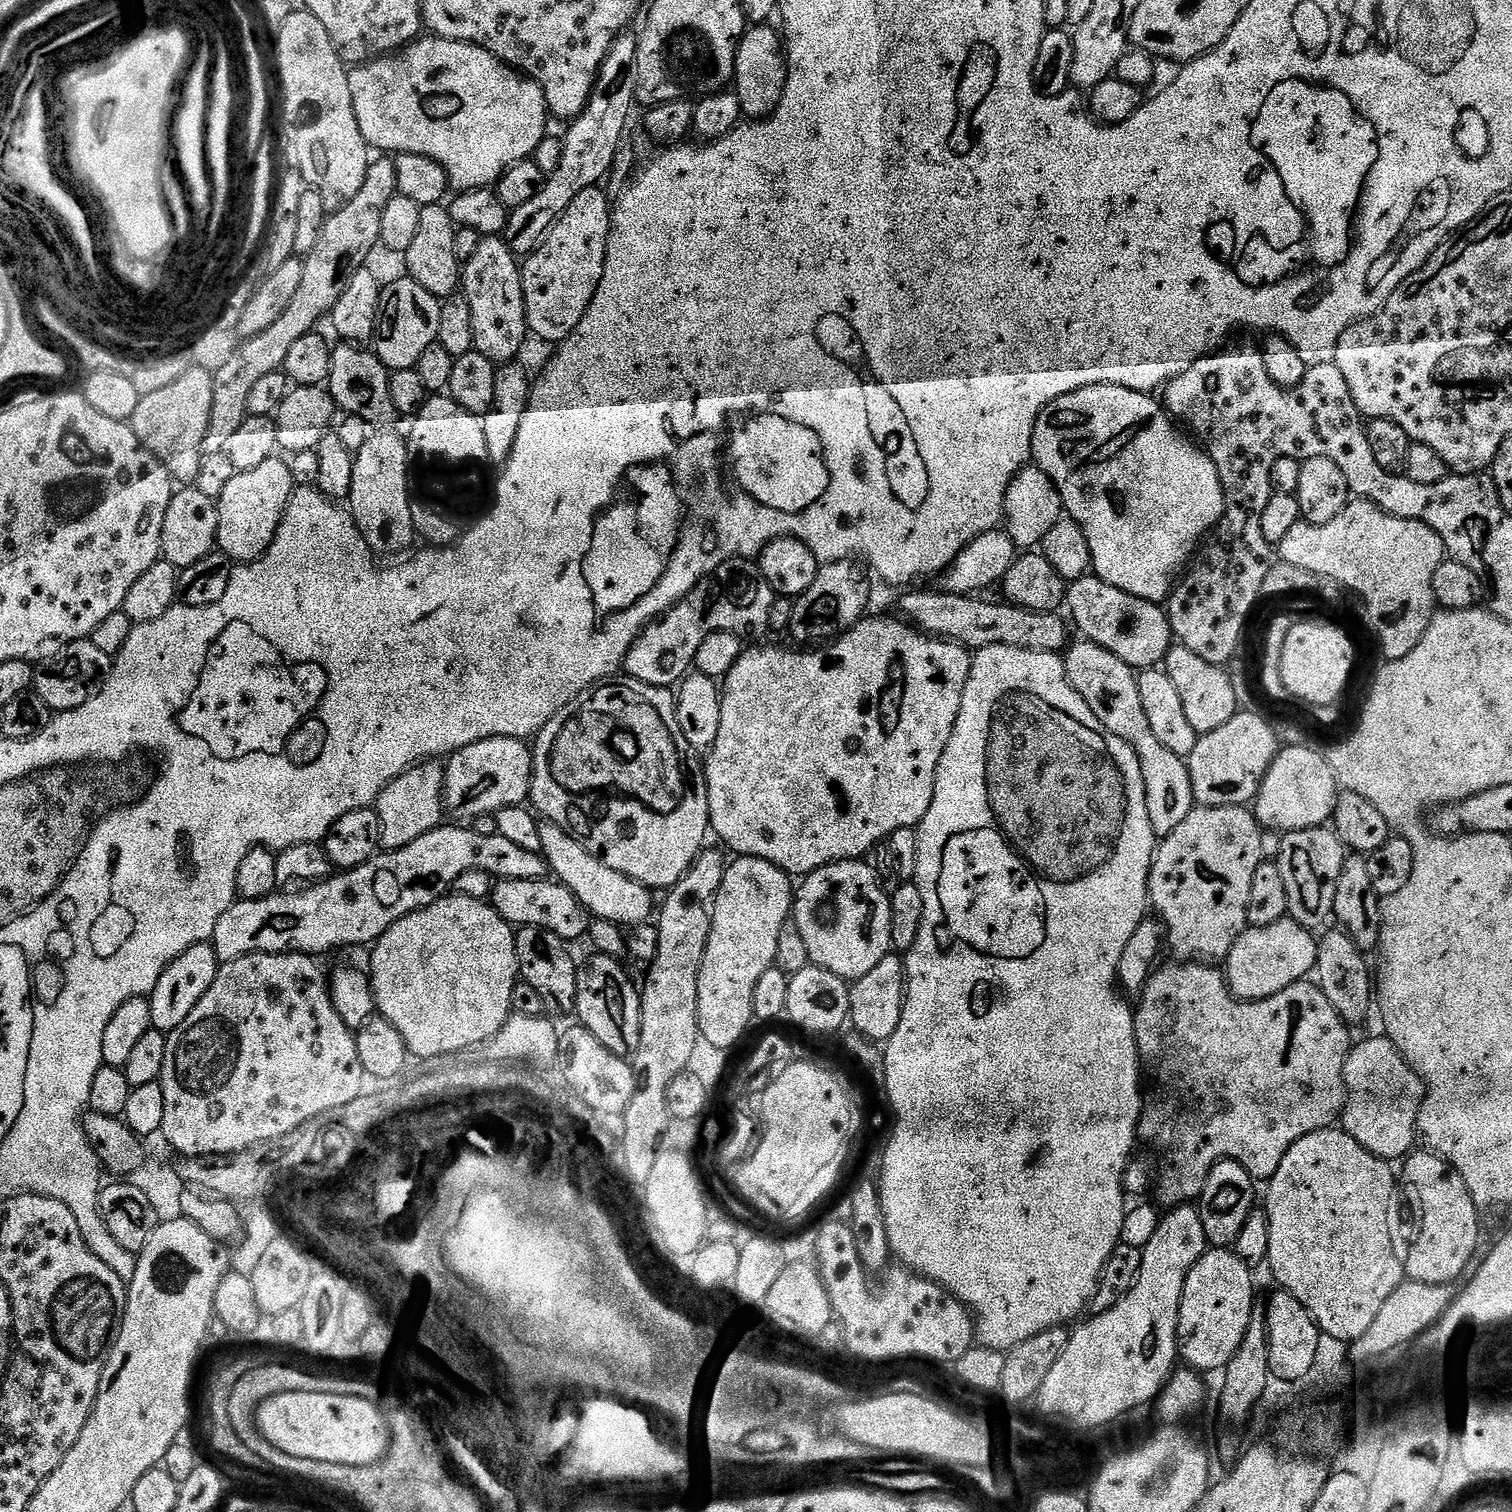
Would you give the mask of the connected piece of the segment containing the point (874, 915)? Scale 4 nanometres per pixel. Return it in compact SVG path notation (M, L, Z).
M863 859L840 860L803 877L794 892L794 922L802 939L806 941L806 950L810 950L811 963L849 982L861 980L870 974L870 970L874 970L874 966L878 966L878 962L882 962L882 958L893 951L890 938L890 896L878 886L874 870L870 870Z

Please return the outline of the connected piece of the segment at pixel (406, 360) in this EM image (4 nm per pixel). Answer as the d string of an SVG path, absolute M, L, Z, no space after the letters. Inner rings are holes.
M405 278L386 286L380 293L374 353L392 372L415 368L418 358L438 338L441 301L430 290L422 290L418 282Z

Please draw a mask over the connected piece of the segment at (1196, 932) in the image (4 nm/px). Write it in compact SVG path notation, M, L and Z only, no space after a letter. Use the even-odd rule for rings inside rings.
M1193 807L1186 819L1170 835L1157 843L1156 855L1148 875L1148 903L1166 929L1167 947L1180 962L1220 962L1230 954L1234 942L1248 929L1248 903L1254 870L1265 863L1265 833L1247 807Z

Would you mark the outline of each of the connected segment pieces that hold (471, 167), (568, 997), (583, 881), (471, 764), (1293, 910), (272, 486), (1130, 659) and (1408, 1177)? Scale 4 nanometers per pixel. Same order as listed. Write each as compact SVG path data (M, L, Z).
M429 35L428 40L417 38L408 45L394 52L380 57L378 60L369 60L368 63L353 67L348 74L348 85L350 86L350 98L354 106L354 114L358 118L358 130L362 130L362 138L368 143L369 149L381 148L384 154L418 154L429 156L442 170L446 170L448 183L453 189L462 192L473 192L476 188L492 188L496 181L500 180L510 166L518 162L535 157L538 150L538 142L542 142L544 136L549 135L550 117L548 114L548 103L542 94L542 90L527 76L521 74L517 69L504 64L494 54L490 54L484 48L479 48L466 42L457 40L442 40L438 36Z
M516 928L515 934L520 980L534 986L534 991L538 998L542 998L542 1006L549 1017L571 1017L576 1011L578 964L572 961L572 956L568 953L569 945L558 938L558 934L550 934L550 930L541 928Z
M547 822L541 823L540 837L542 838L540 852L543 855L544 863L548 866L549 873L559 883L566 885L570 890L570 894L574 894L574 898L578 898L578 902L583 906L585 913L591 914L595 919L605 920L611 924L621 926L635 926L637 924L649 923L651 916L648 915L651 912L653 915L654 912L654 904L652 908L653 893L645 888L644 885L626 878L626 874L618 874L618 870L610 870L610 866L606 866L598 858L594 858L594 854L587 852L581 844L574 838L570 838L558 826Z
M499 736L498 738L486 738L485 740L479 740L474 742L470 746L466 746L462 750L451 753L447 757L446 763L443 765L444 770L444 783L443 783L443 811L450 817L457 816L457 821L471 822L478 819L479 816L490 816L497 812L501 812L504 808L509 808L515 804L523 805L525 801L529 799L528 791L532 785L532 748L523 740L515 740L514 738L506 738L505 736Z
M1324 826L1288 832L1281 840L1276 863L1286 887L1289 917L1306 929L1316 930L1332 916L1338 877L1348 850L1335 831Z
M280 458L262 462L255 470L237 472L226 490L222 490L217 503L219 551L237 565L249 564L258 559L274 542L278 526L292 497L294 485L287 463Z
M1094 574L1081 576L1067 585L1067 608L1070 620L1072 615L1071 623L1080 627L1081 637L1110 650L1110 654L1122 658L1122 662L1126 662L1133 670L1147 670L1163 665L1169 648L1173 647L1174 637L1168 613L1161 605L1134 598L1102 582Z
M1416 1150L1403 1161L1402 1192L1408 1195L1408 1204L1412 1207L1412 1216L1420 1223L1421 1230L1416 1234L1416 1241L1412 1244L1408 1256L1406 1252L1407 1279L1426 1282L1427 1284L1455 1285L1455 1280L1469 1271L1468 1263L1475 1261L1476 1247L1480 1244L1480 1216L1481 1209L1476 1207L1470 1190L1466 1190L1466 1182L1462 1182L1462 1174L1454 1169L1436 1153L1427 1150Z

